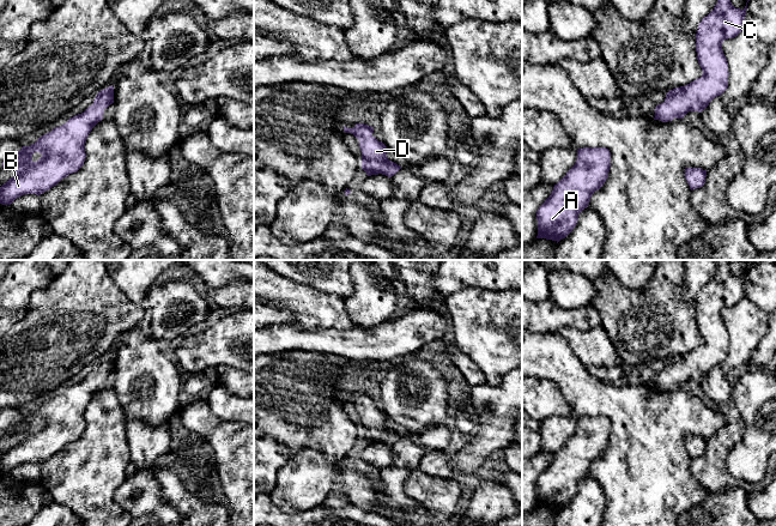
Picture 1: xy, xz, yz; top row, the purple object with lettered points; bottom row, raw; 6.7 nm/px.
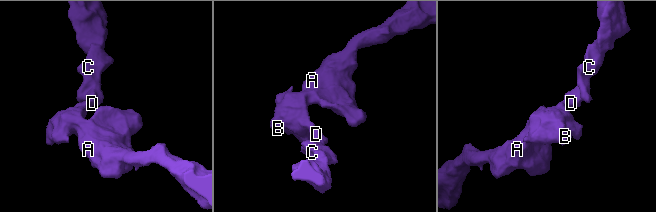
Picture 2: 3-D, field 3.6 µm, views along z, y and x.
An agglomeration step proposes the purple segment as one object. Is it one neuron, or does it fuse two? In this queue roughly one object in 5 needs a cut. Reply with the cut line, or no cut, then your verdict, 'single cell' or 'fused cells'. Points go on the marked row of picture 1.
cut none; single cell

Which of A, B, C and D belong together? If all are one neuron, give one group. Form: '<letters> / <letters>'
A B C D

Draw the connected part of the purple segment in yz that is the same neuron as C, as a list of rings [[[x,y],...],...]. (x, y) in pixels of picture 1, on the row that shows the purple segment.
[[[717,0],[714,10],[702,19],[696,34],[697,60],[703,71],[701,78],[690,84],[675,87],[667,92],[665,102],[656,105],[654,120],[668,122],[674,119],[684,119],[689,111],[702,113],[709,103],[721,96],[728,87],[728,62],[722,50],[725,40],[736,37],[745,26],[747,2],[744,10],[735,8],[730,0]]]

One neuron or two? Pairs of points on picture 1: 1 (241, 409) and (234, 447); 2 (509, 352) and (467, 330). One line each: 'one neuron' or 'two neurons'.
1: two neurons
2: one neuron

